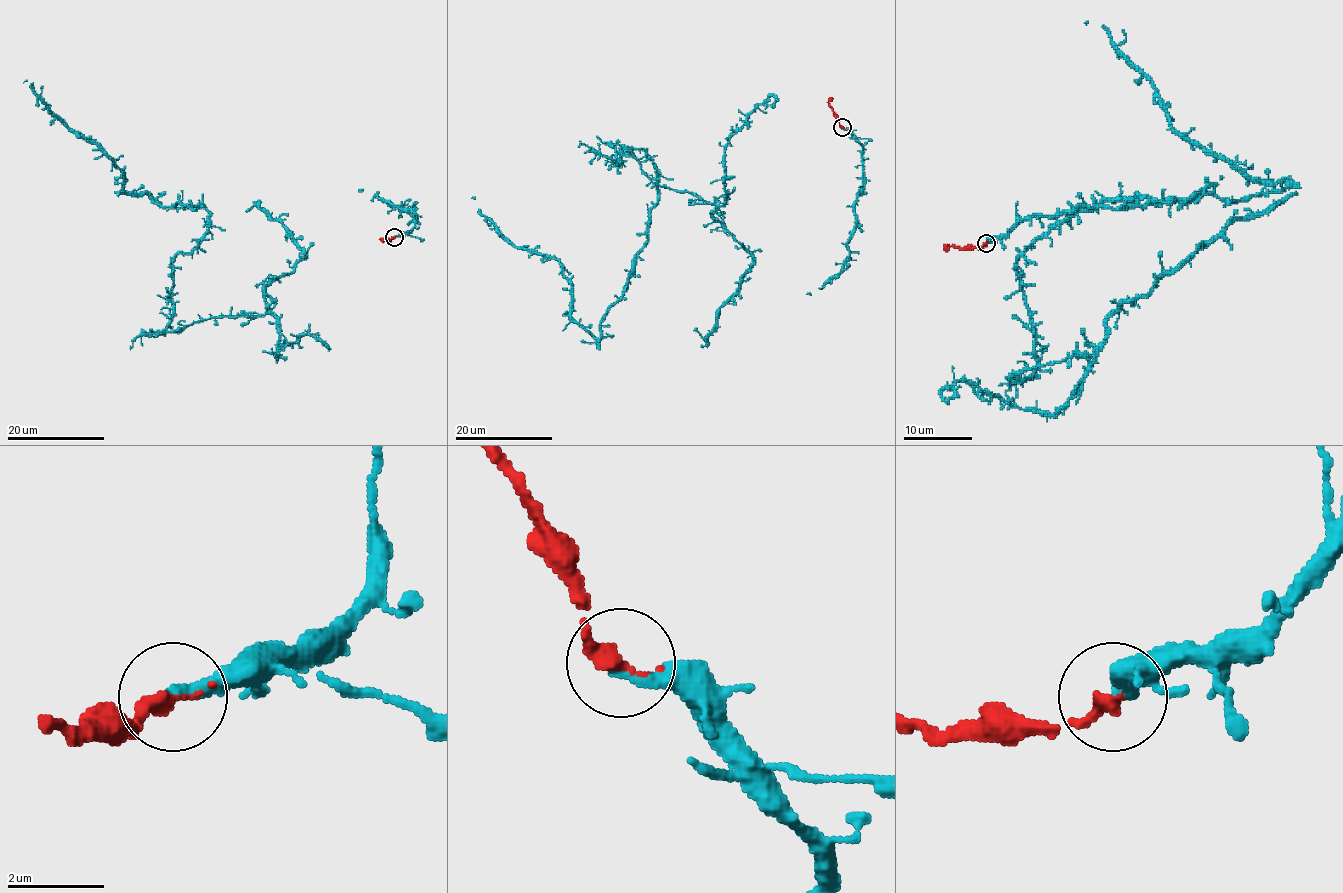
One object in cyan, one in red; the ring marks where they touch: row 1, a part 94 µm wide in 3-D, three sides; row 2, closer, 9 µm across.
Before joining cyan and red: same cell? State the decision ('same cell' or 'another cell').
same cell

